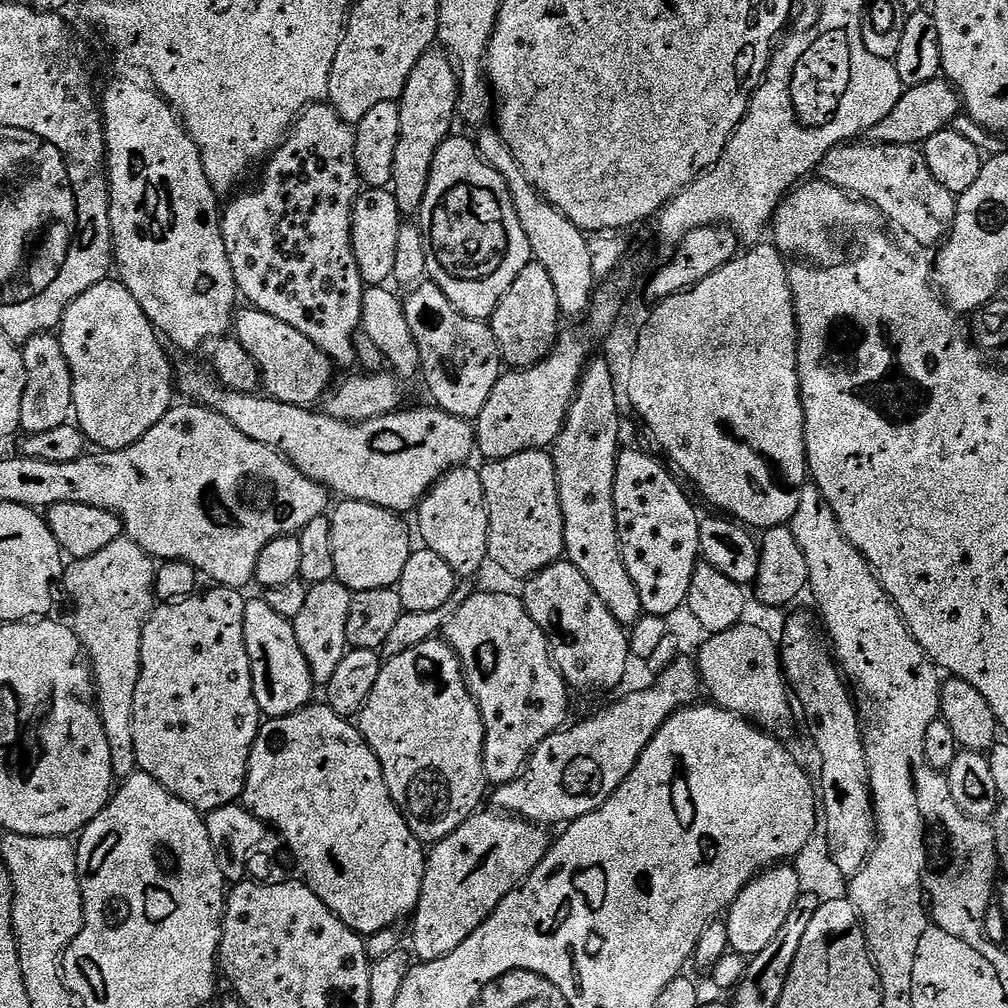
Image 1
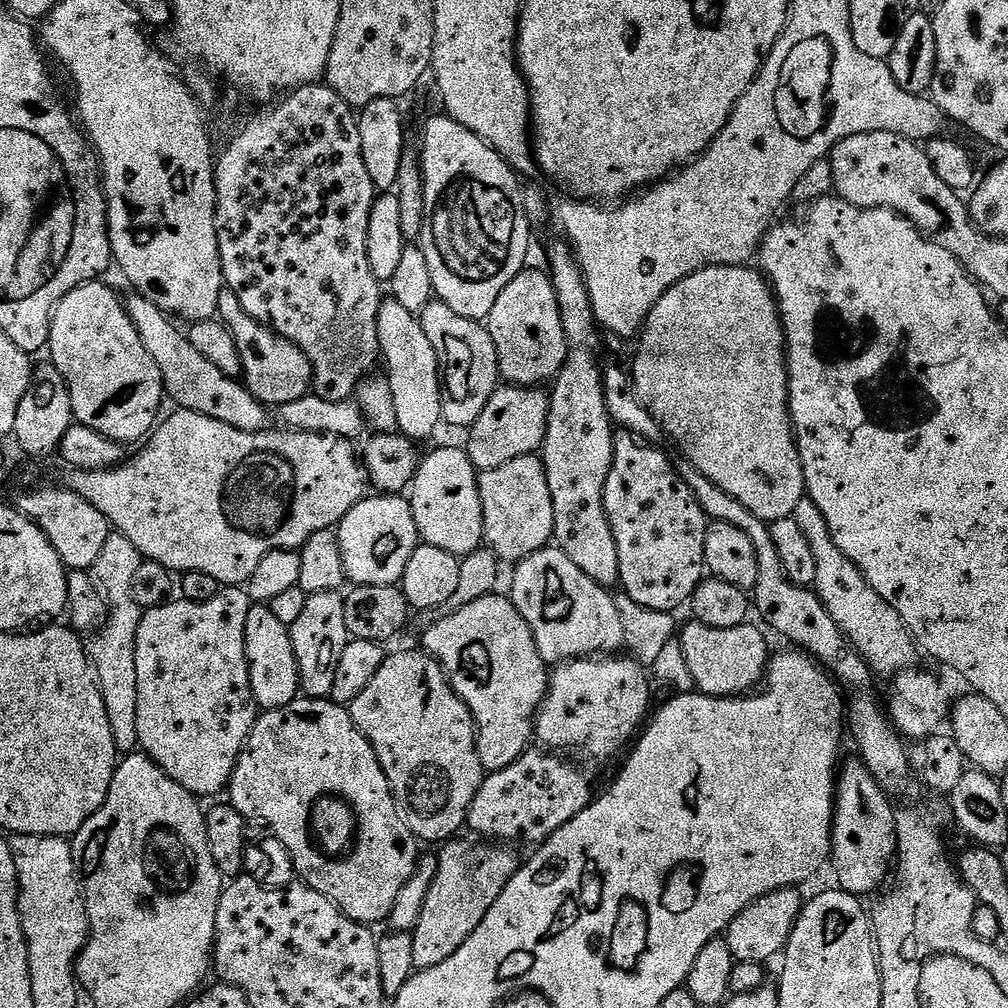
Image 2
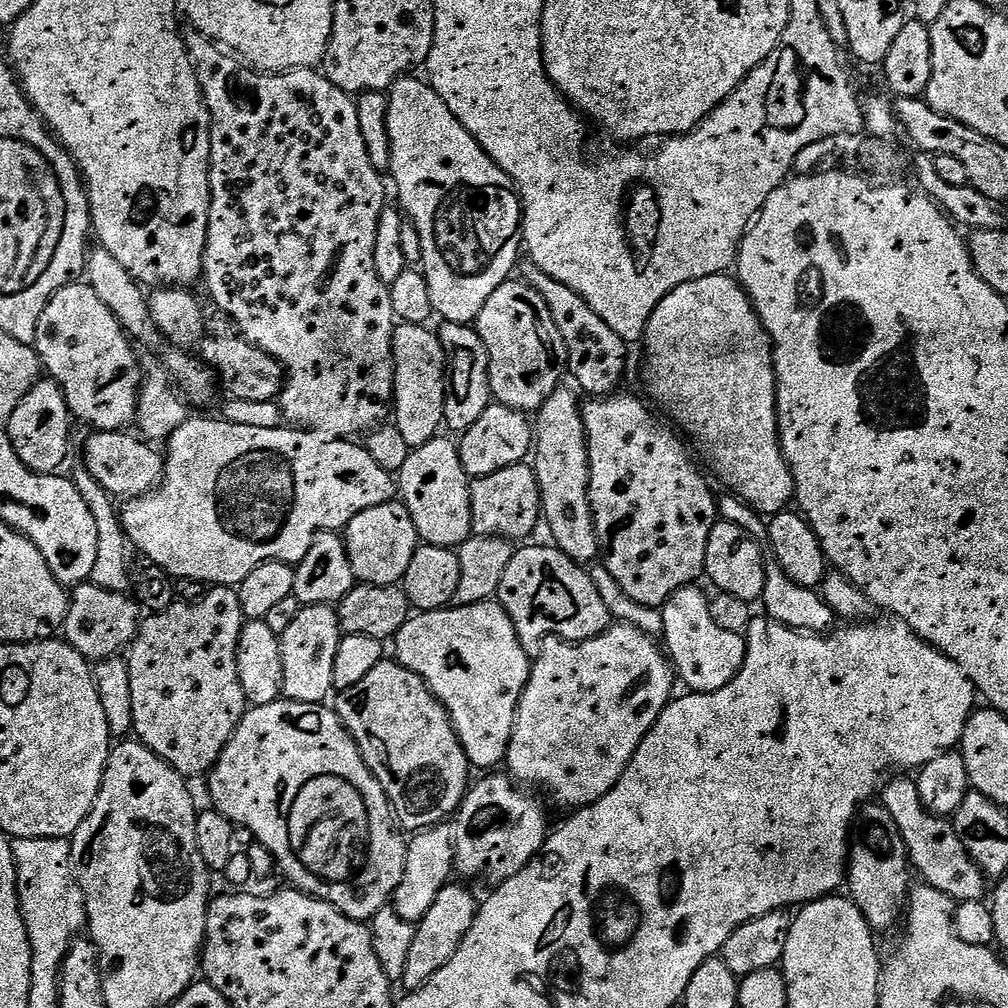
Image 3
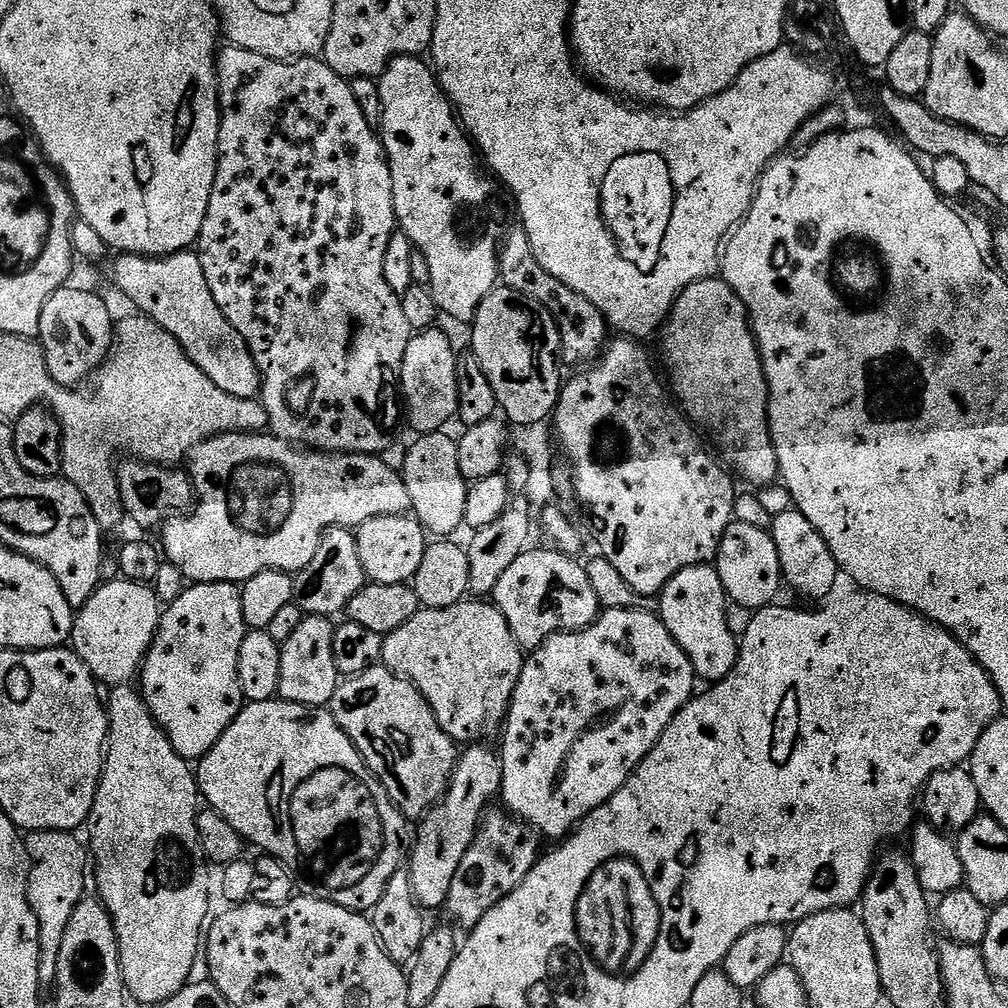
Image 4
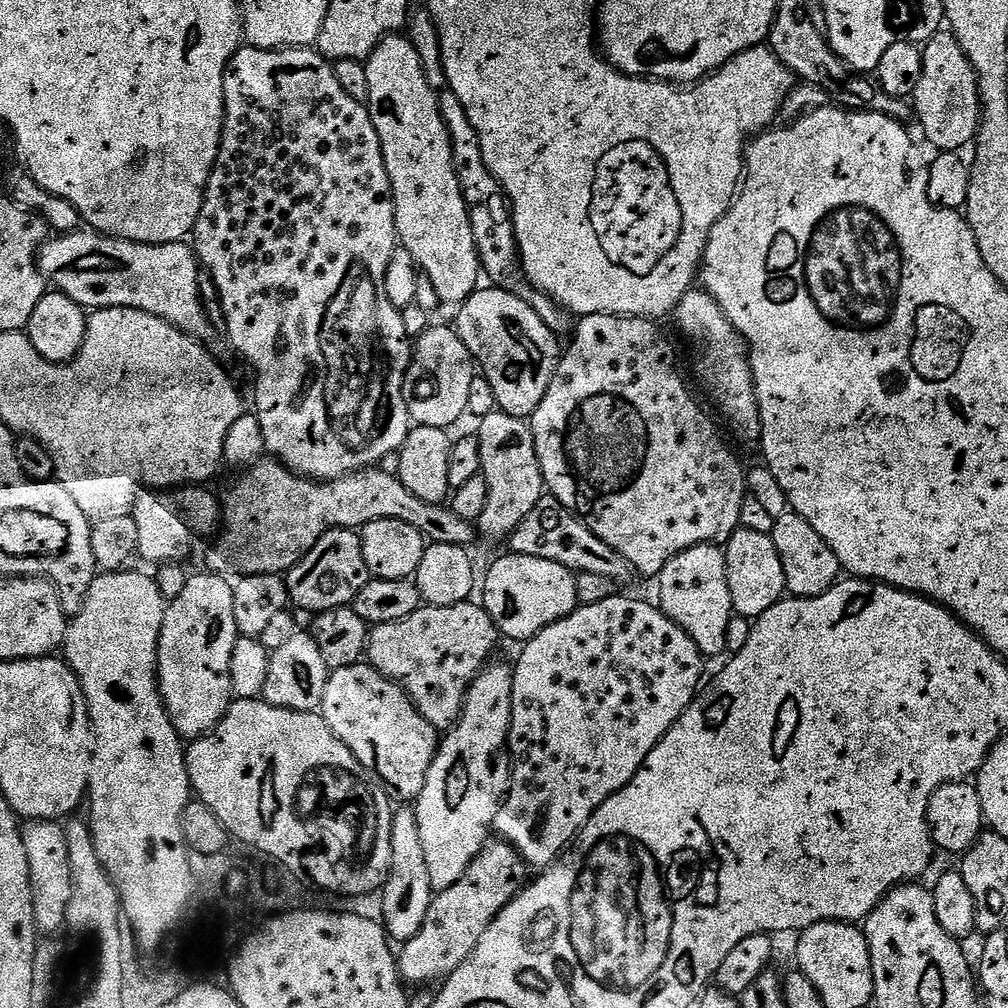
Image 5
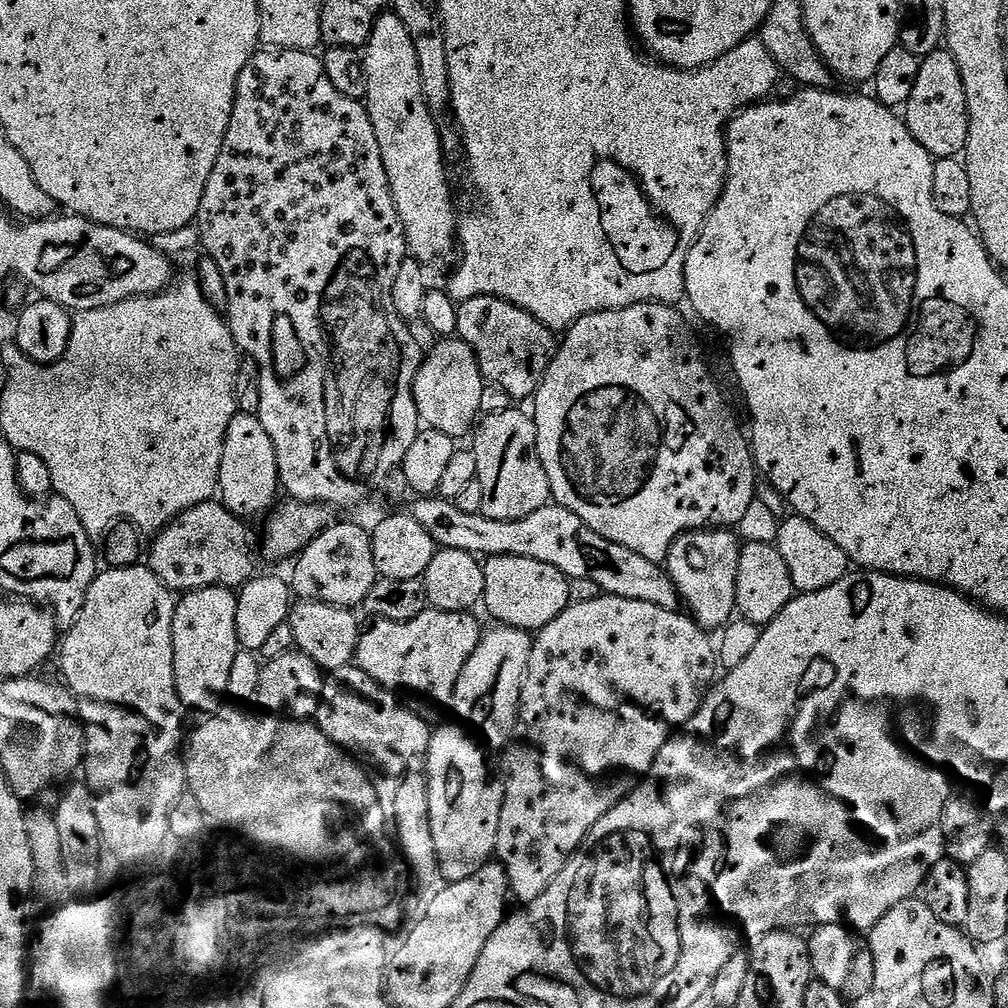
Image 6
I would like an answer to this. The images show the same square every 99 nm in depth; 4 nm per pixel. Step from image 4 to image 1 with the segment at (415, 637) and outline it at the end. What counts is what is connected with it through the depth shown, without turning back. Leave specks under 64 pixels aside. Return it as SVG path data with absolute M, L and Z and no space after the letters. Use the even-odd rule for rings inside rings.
M476 592L469 600L456 604L454 618L444 627L443 639L456 651L464 668L464 681L476 700L484 723L484 776L489 785L499 786L516 779L528 766L534 750L546 738L561 731L569 723L569 685L556 669L546 634L530 618L523 599L508 592Z

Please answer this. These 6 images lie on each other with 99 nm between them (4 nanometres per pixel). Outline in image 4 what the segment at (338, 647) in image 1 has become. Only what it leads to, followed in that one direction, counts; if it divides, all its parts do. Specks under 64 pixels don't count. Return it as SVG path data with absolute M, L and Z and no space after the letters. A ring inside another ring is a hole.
M305 615L302 626L298 626L298 630L294 630L294 634L290 634L290 638L286 638L286 642L280 645L280 691L278 693L279 699L288 700L291 704L305 704L311 708L318 708L321 706L331 705L332 695L336 689L338 683L338 673L336 667L334 666L334 634L336 633L336 628L333 621L327 616L310 616Z

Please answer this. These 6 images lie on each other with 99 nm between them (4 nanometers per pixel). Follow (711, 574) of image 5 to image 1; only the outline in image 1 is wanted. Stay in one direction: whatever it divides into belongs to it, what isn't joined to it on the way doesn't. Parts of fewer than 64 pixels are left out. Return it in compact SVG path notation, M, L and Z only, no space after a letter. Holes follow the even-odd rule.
M748 623L707 637L698 659L703 687L707 695L708 692L712 695L711 703L715 707L751 720L765 730L784 728L792 716L794 704L780 666L780 649L774 636Z

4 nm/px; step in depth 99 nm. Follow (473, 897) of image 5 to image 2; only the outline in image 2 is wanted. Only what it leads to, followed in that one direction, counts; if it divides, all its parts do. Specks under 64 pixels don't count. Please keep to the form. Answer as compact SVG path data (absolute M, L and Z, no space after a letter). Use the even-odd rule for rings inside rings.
M532 746L510 766L485 775L482 786L468 811L467 827L469 829L472 827L480 835L477 837L495 838L500 842L520 839L524 844L539 846L550 839L559 828L566 826L566 822L570 822L570 818L582 814L582 810L586 810L586 806L594 799L594 791L592 792L592 784L588 781L587 774L578 765L567 764L560 756L563 755Z

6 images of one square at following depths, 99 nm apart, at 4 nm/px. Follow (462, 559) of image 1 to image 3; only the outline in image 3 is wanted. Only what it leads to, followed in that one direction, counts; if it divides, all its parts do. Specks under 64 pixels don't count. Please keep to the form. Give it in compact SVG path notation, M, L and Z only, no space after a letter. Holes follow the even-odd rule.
M437 438L426 442L420 448L413 448L406 462L398 471L398 492L402 503L414 518L417 537L425 544L459 549L460 545L473 535L472 530L472 486L467 470L462 466L457 441Z

